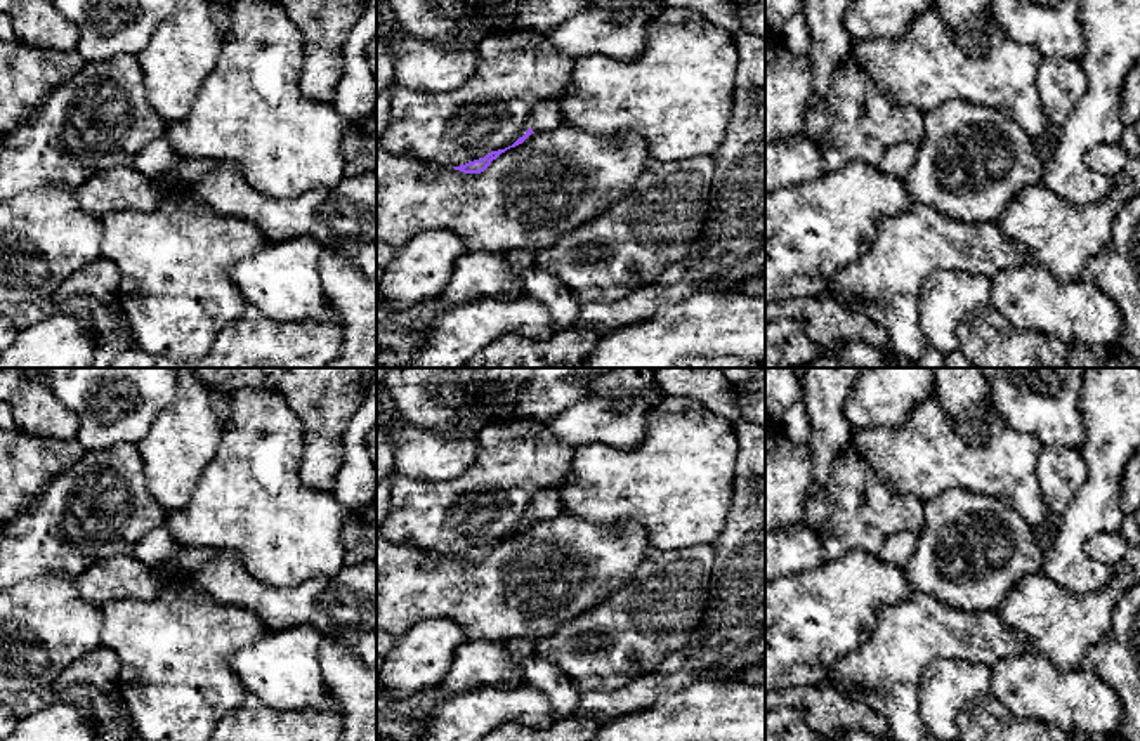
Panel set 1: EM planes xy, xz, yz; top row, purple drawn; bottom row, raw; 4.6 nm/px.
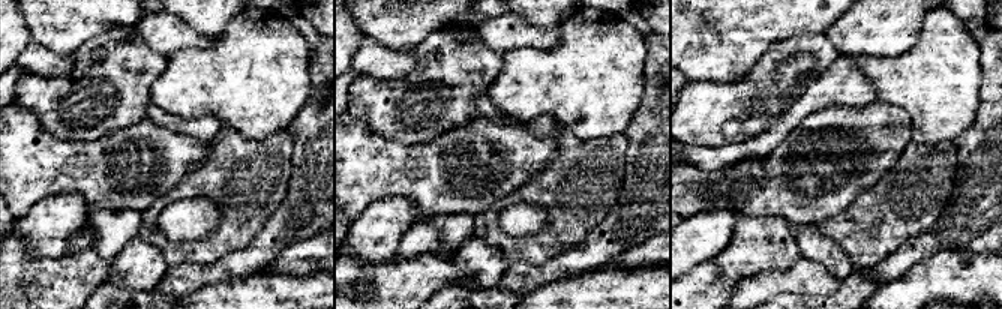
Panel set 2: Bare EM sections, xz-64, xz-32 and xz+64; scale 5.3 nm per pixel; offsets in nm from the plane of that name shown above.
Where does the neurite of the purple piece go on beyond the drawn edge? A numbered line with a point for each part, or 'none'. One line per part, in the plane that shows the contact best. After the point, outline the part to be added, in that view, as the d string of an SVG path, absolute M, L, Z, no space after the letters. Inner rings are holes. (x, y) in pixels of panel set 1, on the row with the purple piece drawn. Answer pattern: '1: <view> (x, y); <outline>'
1: xz (547, 115); M571 82L566 85L566 89L552 97L550 101L543 101L536 106L533 111L529 123L526 125L524 134L531 128L533 132L541 130L554 130L559 128L564 123L562 109L560 109L560 99L569 90Z

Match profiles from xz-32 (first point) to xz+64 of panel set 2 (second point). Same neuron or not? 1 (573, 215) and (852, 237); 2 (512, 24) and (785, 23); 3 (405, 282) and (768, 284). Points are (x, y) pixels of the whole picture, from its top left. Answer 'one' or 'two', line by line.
1: one
2: two
3: one

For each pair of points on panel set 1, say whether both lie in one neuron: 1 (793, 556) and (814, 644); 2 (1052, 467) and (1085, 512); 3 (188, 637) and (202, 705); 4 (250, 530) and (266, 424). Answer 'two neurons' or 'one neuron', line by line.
1: two neurons
2: two neurons
3: one neuron
4: one neuron

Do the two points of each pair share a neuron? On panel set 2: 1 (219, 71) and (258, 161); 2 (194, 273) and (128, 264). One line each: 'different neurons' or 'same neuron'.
1: different neurons
2: different neurons

